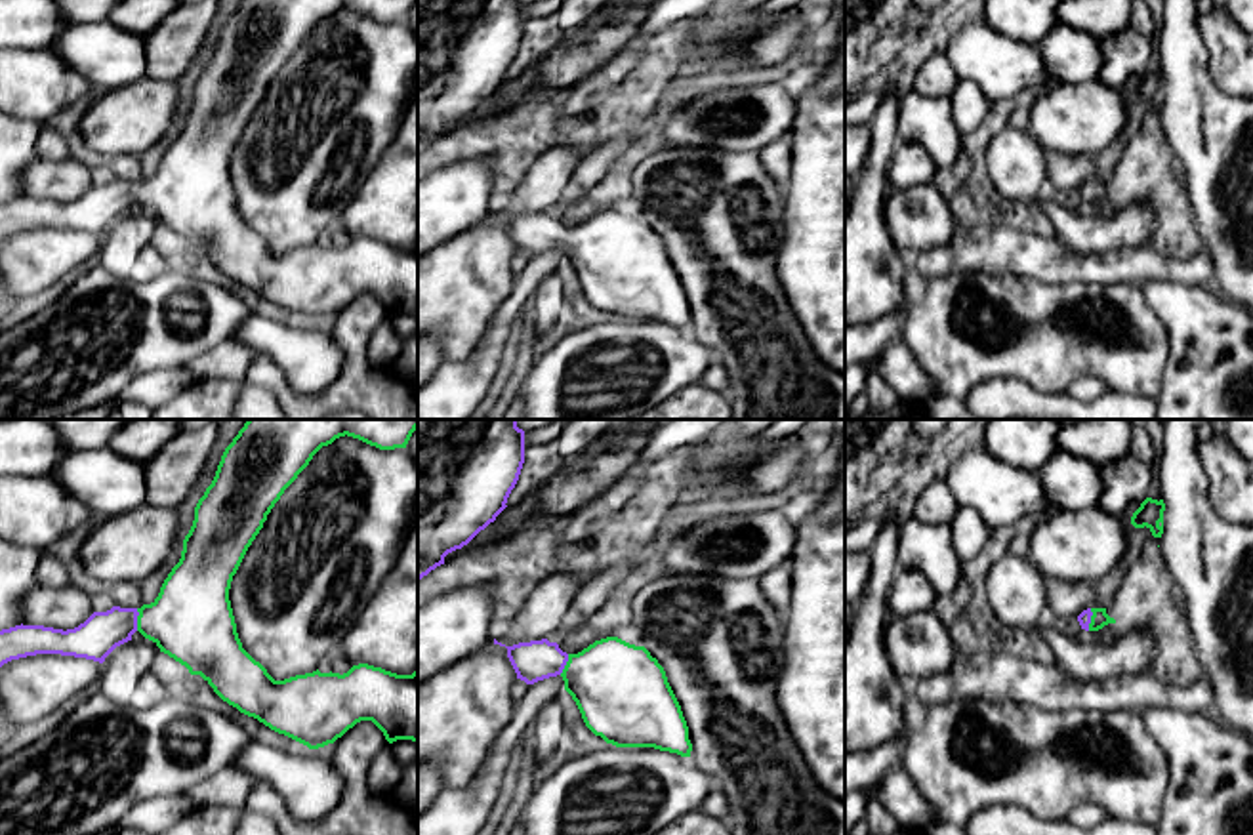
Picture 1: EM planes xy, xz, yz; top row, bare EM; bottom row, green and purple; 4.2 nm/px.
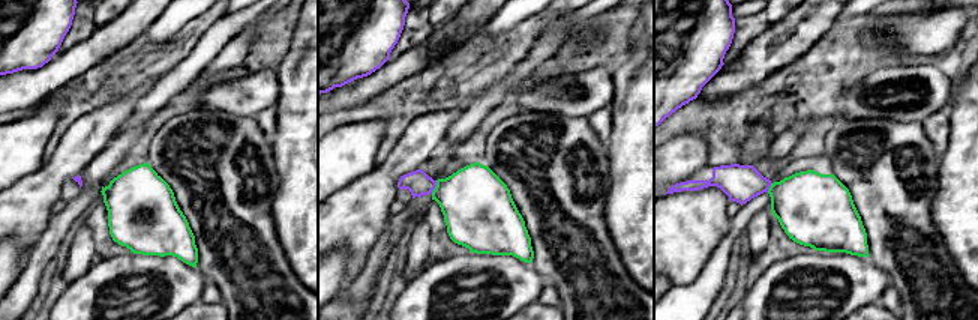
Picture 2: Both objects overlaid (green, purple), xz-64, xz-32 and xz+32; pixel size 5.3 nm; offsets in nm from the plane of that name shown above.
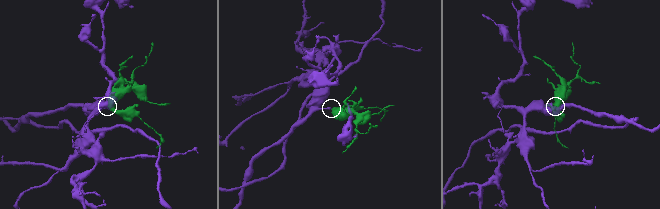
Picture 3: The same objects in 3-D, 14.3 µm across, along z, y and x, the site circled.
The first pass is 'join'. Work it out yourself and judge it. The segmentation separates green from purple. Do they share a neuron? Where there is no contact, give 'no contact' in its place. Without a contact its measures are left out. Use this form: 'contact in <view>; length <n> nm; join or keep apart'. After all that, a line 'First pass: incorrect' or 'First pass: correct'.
contact in xy; length 100 nm; join
First pass: correct

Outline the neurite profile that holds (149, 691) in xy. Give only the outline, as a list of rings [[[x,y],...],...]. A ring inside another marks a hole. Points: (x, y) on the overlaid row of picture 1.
[[[149,671],[135,686],[132,707],[151,709],[160,703],[170,690]]]

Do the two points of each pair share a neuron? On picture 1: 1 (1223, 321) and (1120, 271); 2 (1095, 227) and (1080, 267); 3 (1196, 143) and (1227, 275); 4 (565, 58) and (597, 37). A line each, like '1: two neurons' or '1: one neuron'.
1: two neurons
2: two neurons
3: one neuron
4: one neuron

